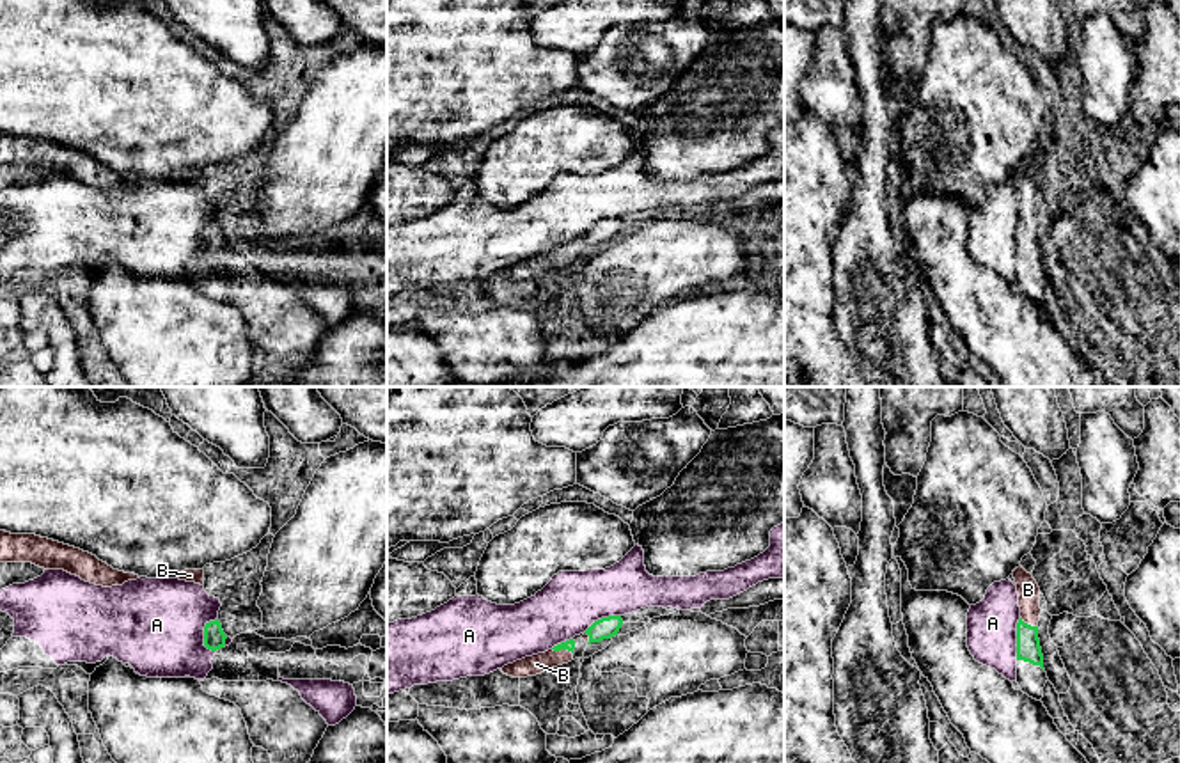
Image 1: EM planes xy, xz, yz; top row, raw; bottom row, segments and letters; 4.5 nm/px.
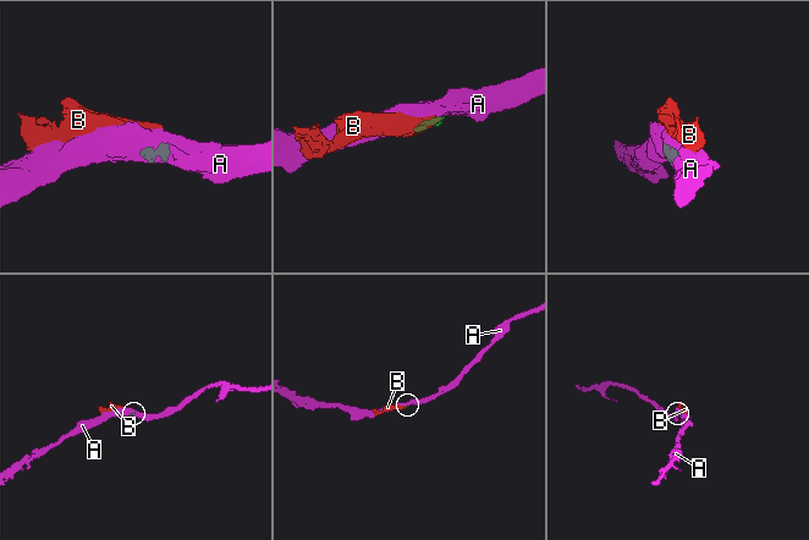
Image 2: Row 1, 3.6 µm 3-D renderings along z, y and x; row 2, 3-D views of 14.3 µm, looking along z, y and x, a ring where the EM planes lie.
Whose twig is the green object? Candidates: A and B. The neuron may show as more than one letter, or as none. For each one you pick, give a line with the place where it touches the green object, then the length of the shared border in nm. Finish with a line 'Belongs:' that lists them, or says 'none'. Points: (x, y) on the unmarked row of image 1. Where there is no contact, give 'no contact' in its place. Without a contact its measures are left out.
B: yz (1026, 226) | 90 nm
Belongs: B

